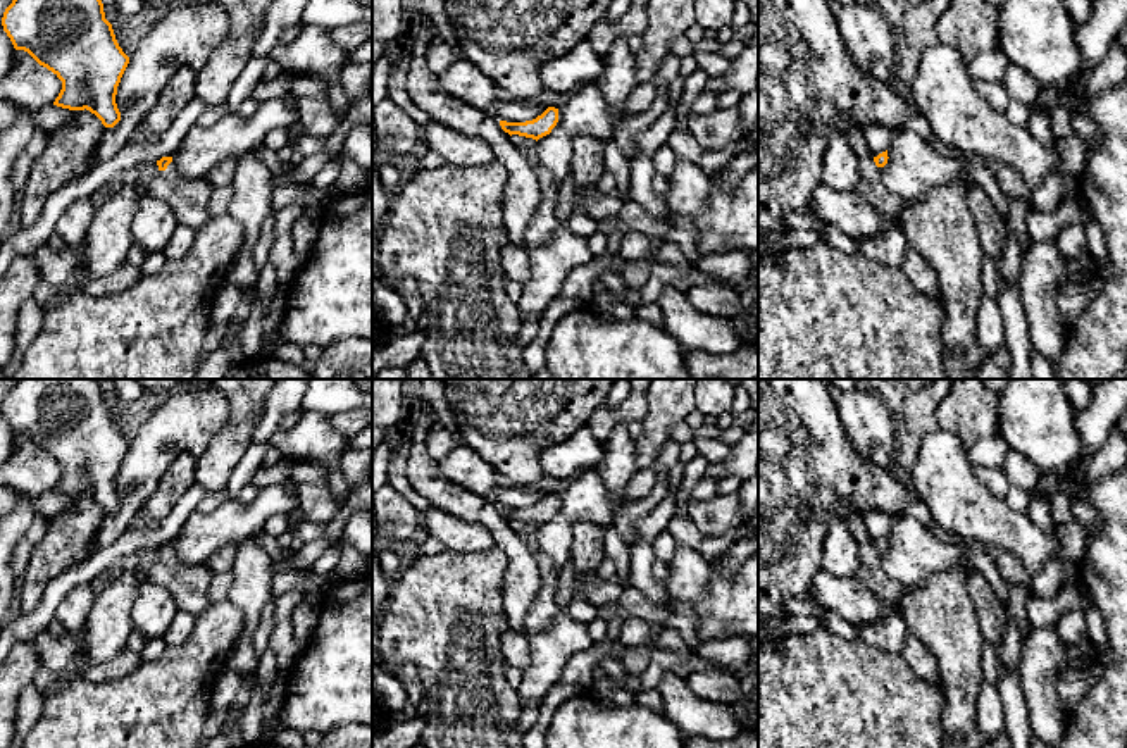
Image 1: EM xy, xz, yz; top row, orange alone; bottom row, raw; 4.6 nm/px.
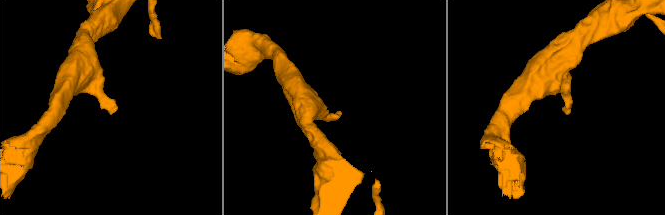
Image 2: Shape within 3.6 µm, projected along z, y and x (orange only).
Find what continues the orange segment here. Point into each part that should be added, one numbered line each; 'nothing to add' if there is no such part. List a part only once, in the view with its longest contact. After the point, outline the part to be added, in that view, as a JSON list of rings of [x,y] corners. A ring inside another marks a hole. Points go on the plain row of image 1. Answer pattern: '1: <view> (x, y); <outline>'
1: xy (188, 585); [[[172,543],[167,555],[159,557],[152,565],[146,581],[165,588],[172,595],[179,610],[198,615],[212,605],[209,598],[209,584],[212,577],[214,574],[205,564],[183,564],[176,557]]]

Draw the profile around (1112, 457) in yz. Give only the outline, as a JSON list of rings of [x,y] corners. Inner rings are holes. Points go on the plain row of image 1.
[[[1122,422],[1117,424],[1103,448],[1087,464],[1087,479],[1098,481],[1111,472],[1120,471],[1127,464],[1127,438]]]

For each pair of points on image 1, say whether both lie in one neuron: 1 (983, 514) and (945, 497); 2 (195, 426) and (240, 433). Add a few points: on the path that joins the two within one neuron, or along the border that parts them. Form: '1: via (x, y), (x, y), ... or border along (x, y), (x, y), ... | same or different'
1: via (974, 512), (953, 497) | same
2: border along (226, 397), (228, 423), (197, 459) | different

